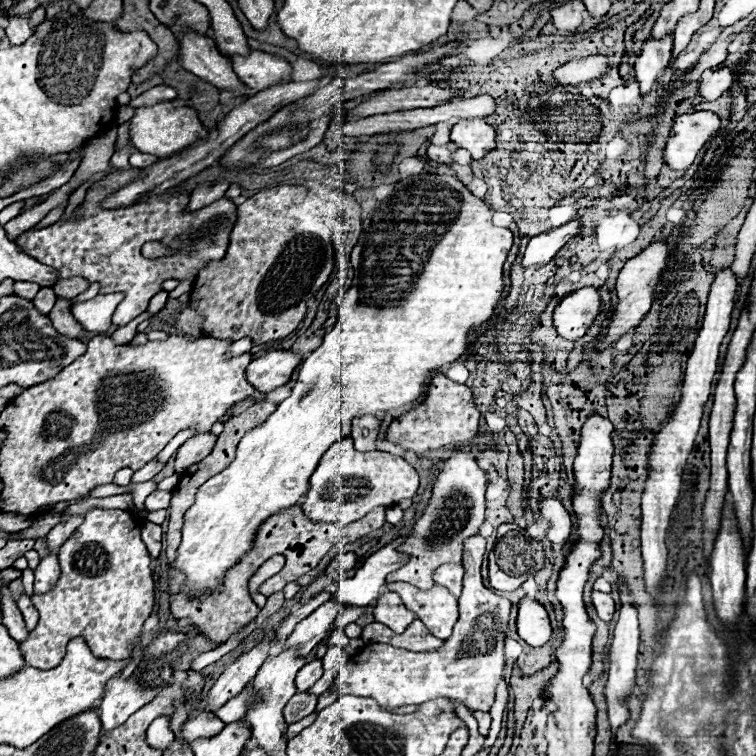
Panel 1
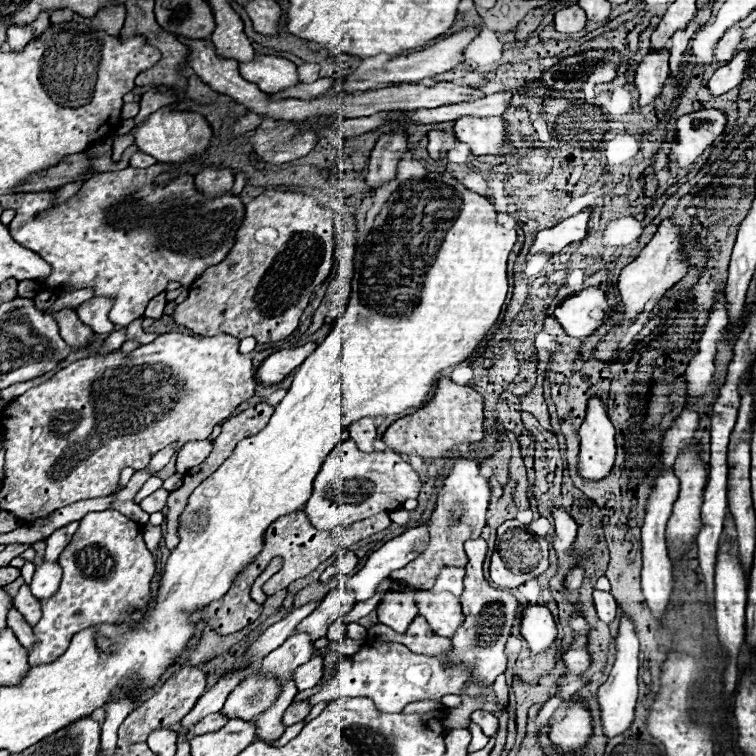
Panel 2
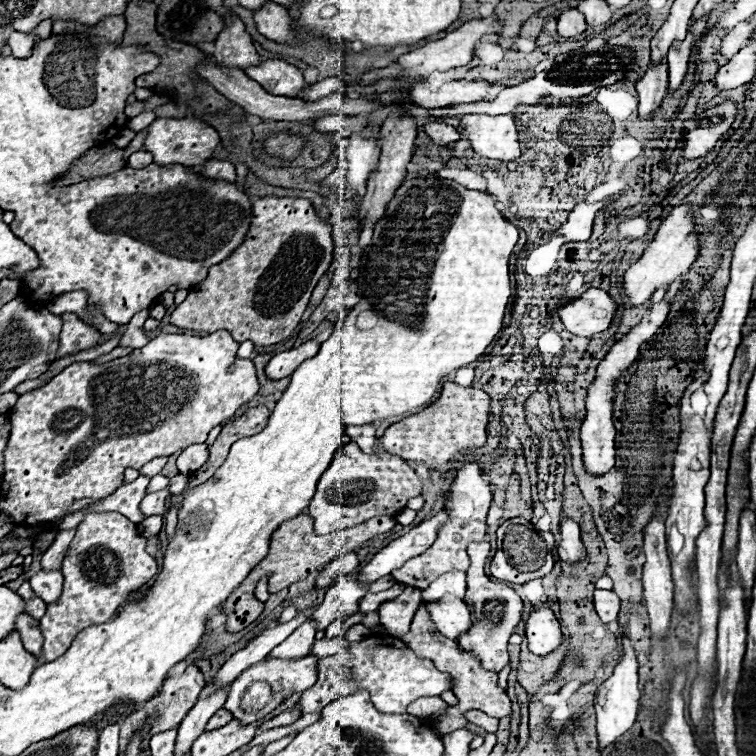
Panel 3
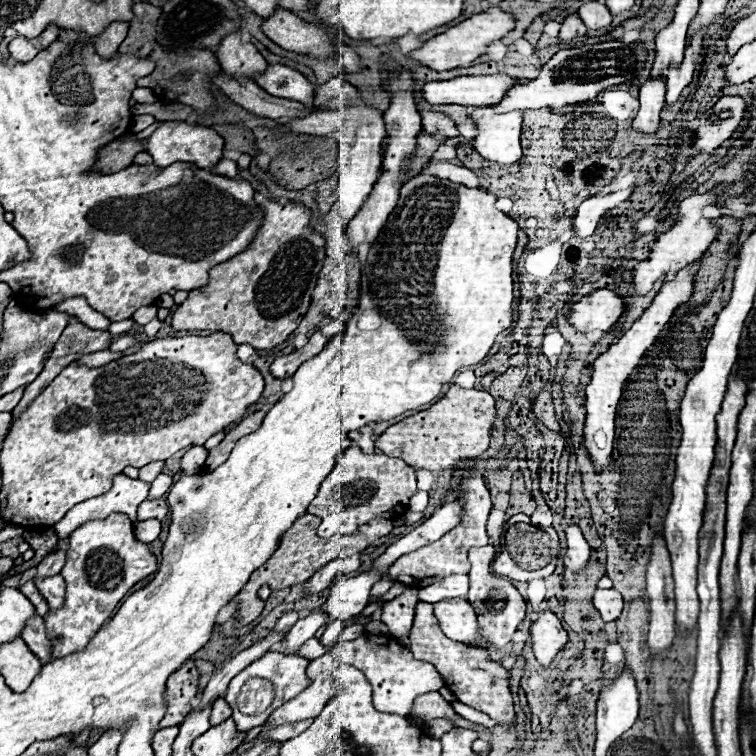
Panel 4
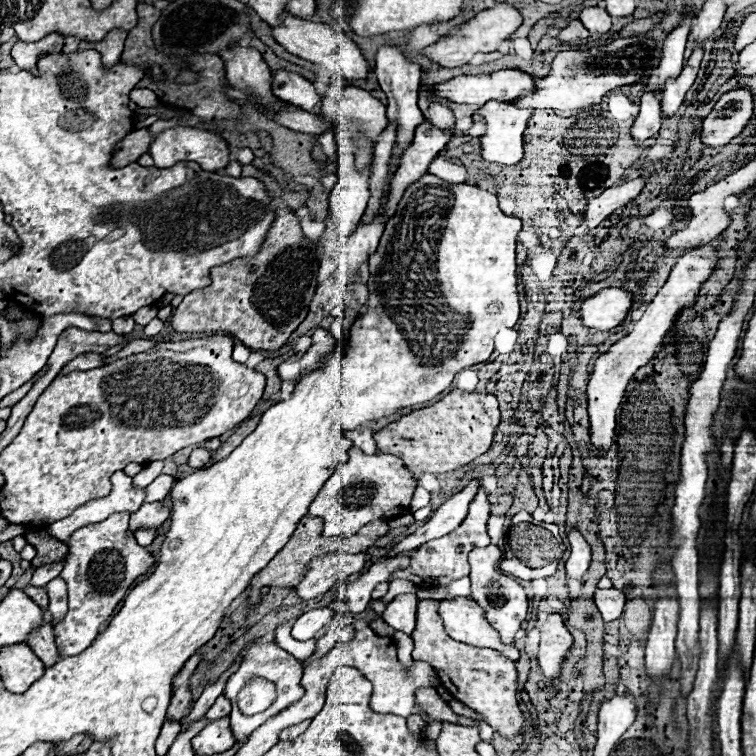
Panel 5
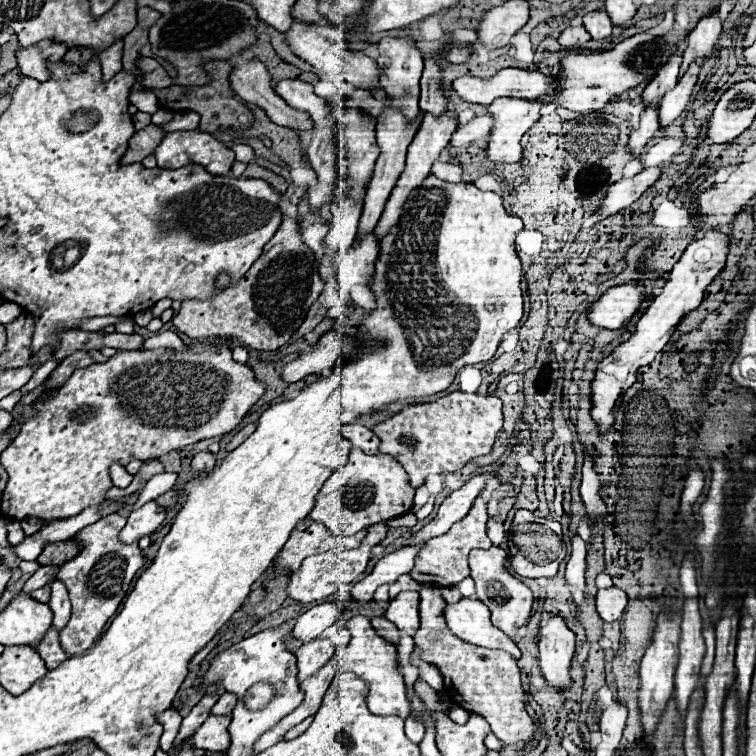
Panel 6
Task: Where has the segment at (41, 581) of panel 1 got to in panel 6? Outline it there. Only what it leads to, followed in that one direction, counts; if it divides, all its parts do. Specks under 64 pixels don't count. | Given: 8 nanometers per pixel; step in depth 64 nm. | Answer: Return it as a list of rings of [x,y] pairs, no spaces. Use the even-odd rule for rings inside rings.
[[[60,580],[52,582],[52,594],[50,594],[48,604],[50,604],[52,612],[54,612],[54,628],[62,630],[70,620],[70,600],[68,600],[66,586]]]

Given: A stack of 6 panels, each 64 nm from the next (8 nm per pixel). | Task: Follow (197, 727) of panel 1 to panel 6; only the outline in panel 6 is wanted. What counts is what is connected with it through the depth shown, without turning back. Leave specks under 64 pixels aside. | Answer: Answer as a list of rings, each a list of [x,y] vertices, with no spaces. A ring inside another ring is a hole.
[[[226,692],[226,694],[222,694],[222,696],[218,698],[218,702],[214,704],[212,714],[230,714],[230,712],[234,710],[236,702],[238,702],[238,696],[236,696],[236,694]]]

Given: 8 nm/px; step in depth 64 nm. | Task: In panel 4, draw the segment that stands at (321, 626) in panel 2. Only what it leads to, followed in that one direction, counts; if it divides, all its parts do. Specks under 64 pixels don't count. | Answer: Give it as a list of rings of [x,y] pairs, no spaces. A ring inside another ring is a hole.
[[[368,570],[354,578],[344,578],[344,580],[336,582],[326,604],[320,610],[328,614],[328,622],[358,616],[368,604],[370,588],[384,576],[386,576],[386,572]]]

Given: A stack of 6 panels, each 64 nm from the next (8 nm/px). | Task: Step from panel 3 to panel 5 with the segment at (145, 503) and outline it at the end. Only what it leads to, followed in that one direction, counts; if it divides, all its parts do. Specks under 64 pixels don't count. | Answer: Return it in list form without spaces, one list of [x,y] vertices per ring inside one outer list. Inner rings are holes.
[[[152,502],[152,504],[142,504],[136,512],[130,516],[130,526],[128,534],[134,534],[140,528],[158,528],[166,518],[170,516],[170,506],[166,502]]]

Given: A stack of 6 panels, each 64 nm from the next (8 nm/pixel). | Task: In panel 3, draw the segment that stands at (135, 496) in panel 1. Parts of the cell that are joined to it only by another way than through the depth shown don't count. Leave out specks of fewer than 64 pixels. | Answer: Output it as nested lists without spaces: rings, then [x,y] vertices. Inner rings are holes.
[[[158,474],[158,476],[154,476],[154,478],[150,480],[150,486],[146,488],[146,492],[148,492],[148,494],[154,494],[154,492],[160,492],[160,490],[166,490],[166,488],[168,488],[168,482],[170,482],[168,476]]]

